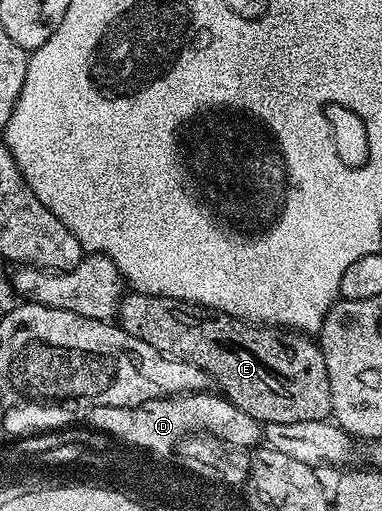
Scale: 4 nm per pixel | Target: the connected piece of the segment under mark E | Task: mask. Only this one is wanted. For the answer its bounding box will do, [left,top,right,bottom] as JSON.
[116,291,332,424]

